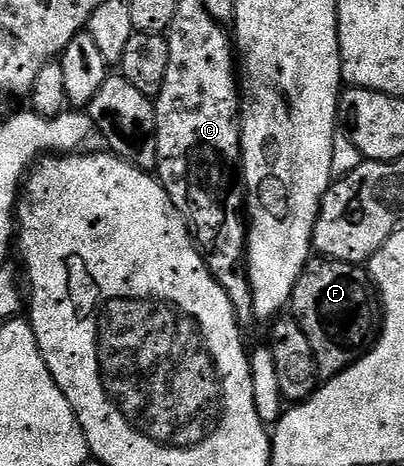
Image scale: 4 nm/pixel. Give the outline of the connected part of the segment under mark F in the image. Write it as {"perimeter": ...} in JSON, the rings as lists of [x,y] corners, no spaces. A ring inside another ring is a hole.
{"perimeter":[[[322,256],[312,257],[295,281],[289,310],[297,324],[301,324],[301,332],[309,336],[309,344],[313,344],[313,356],[317,360],[320,379],[323,380],[335,378],[342,370],[348,370],[356,360],[364,358],[383,333],[383,304],[379,297],[379,288],[370,273],[354,262],[342,262]]]}

